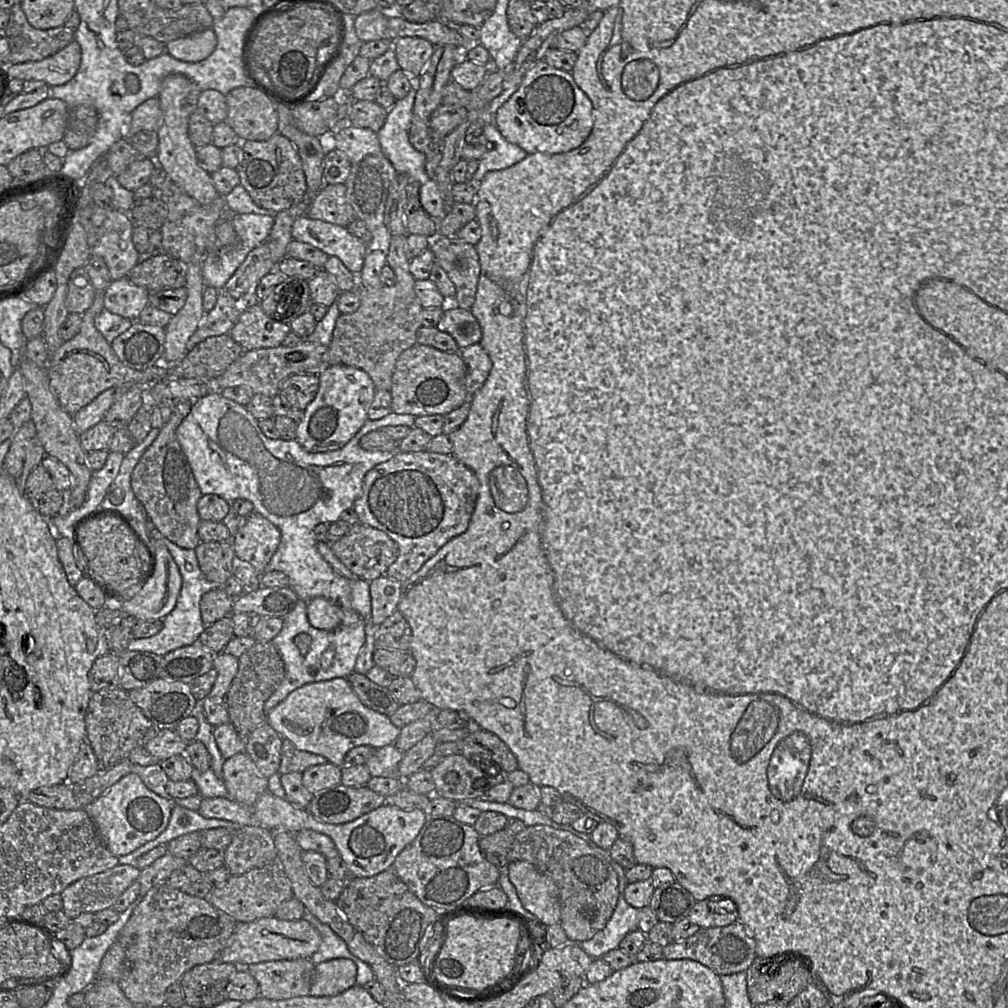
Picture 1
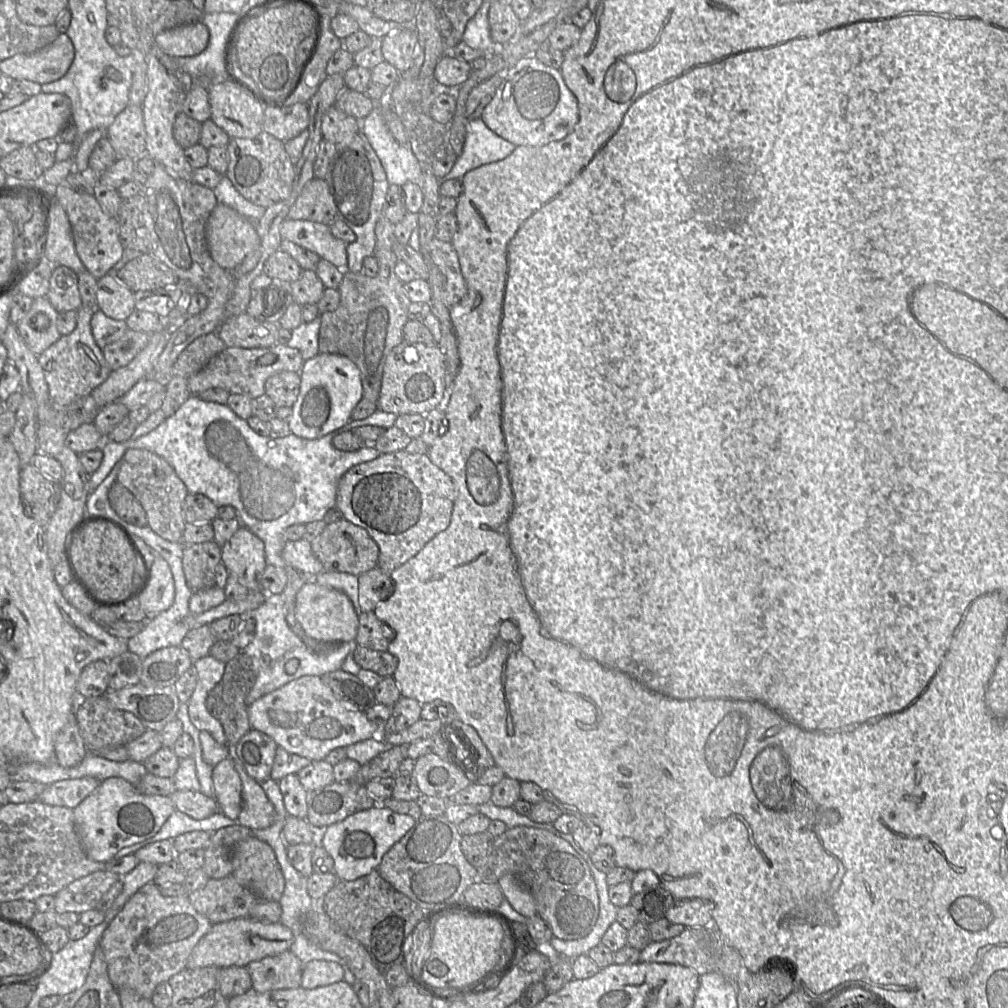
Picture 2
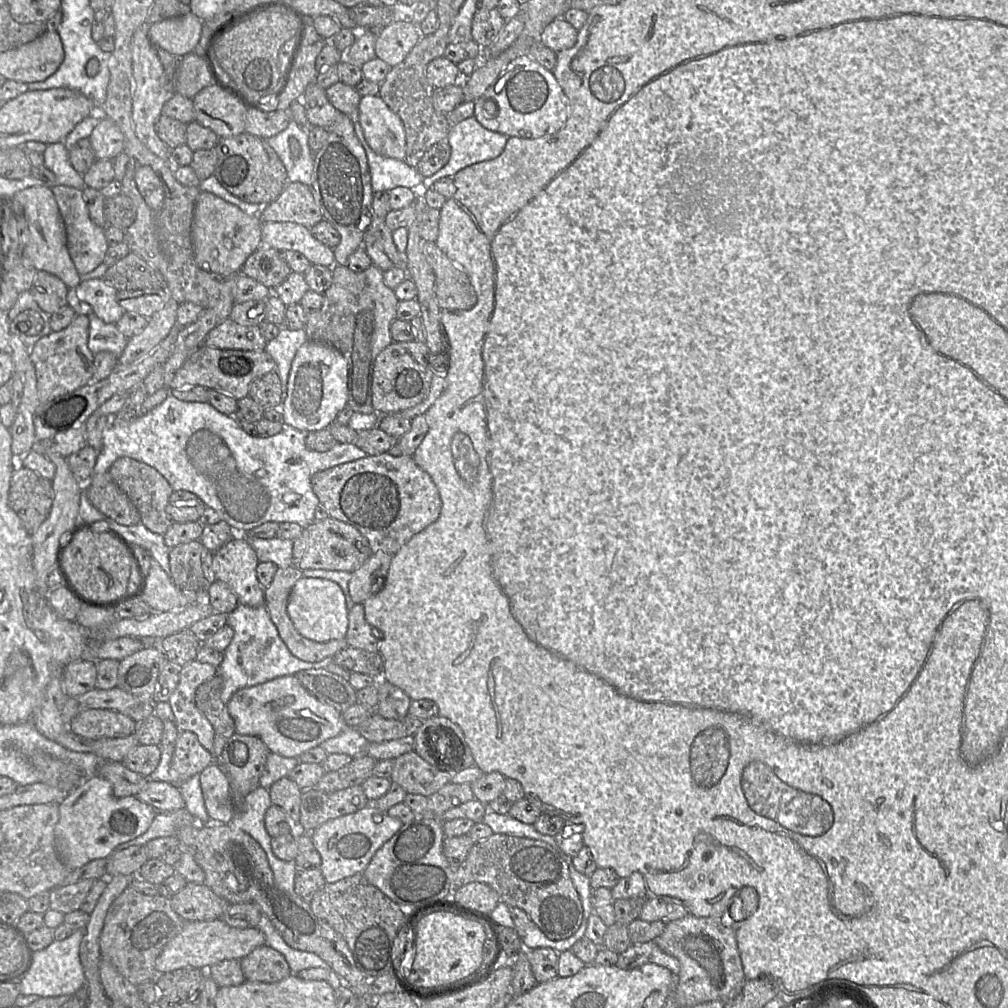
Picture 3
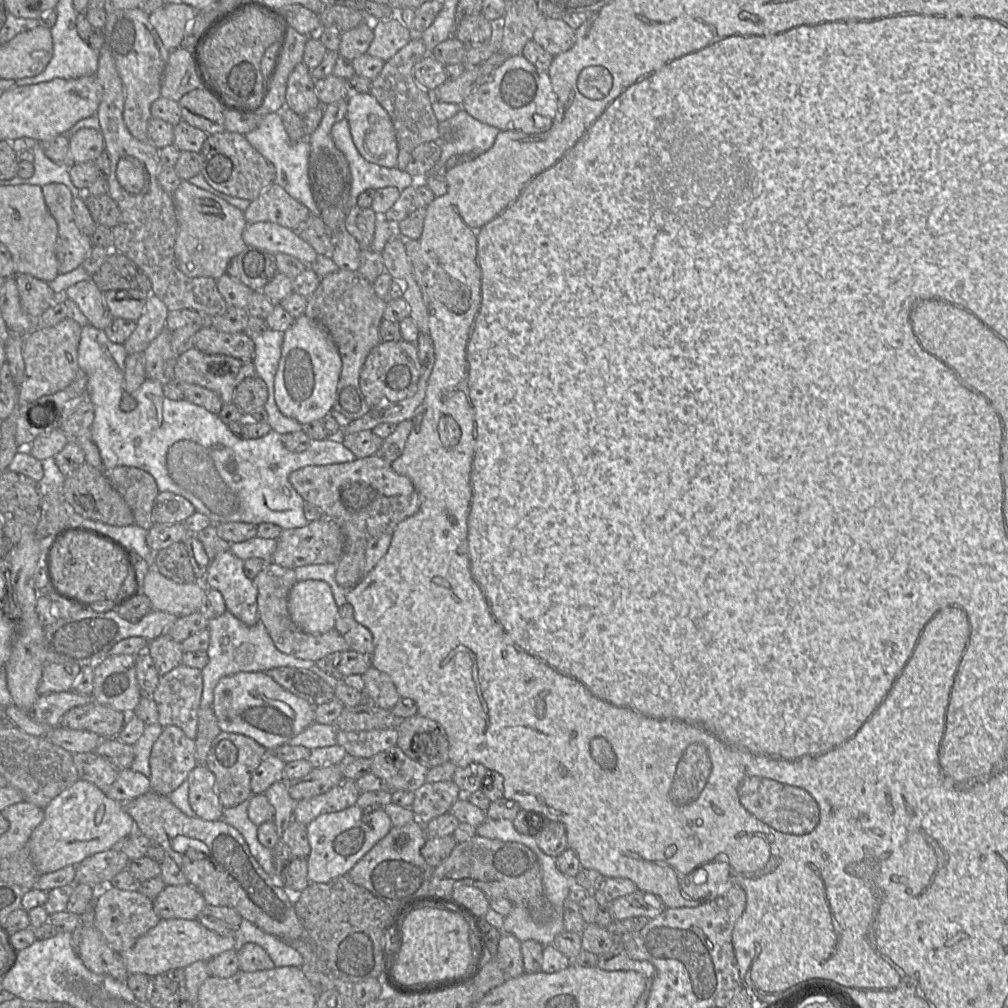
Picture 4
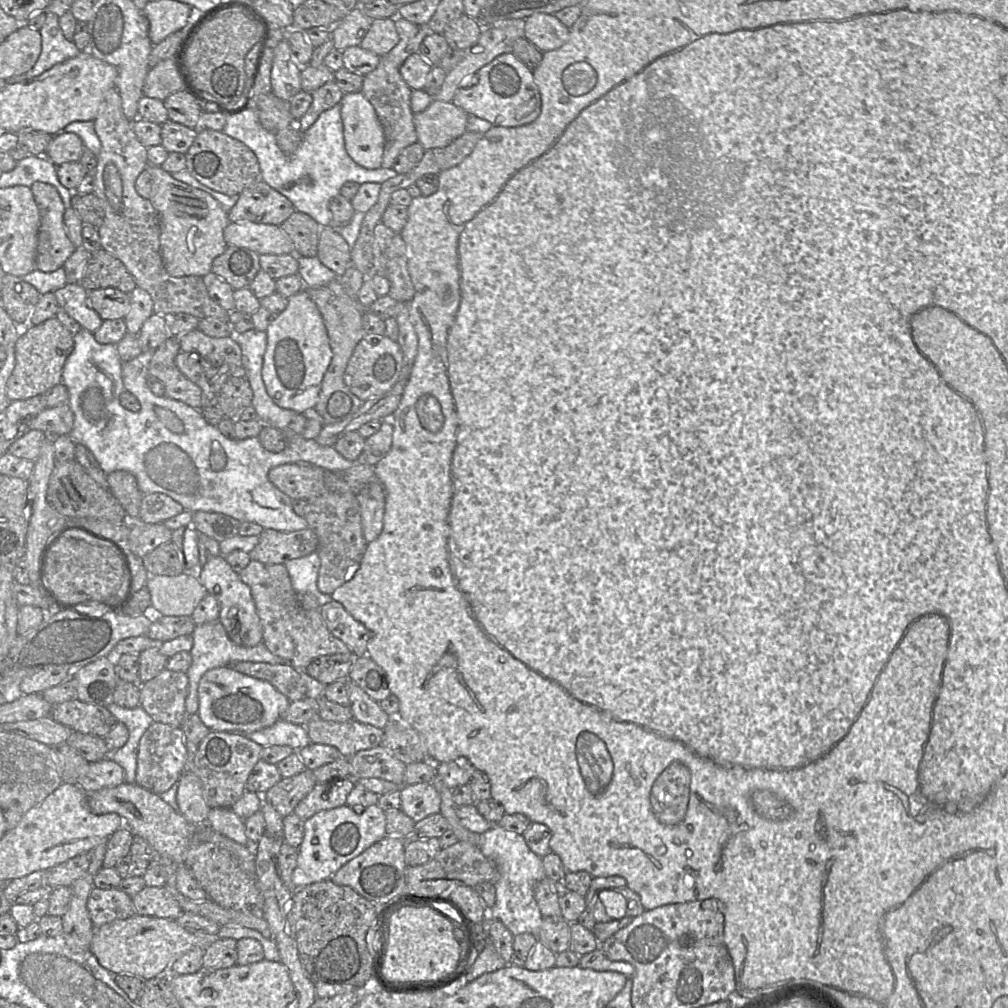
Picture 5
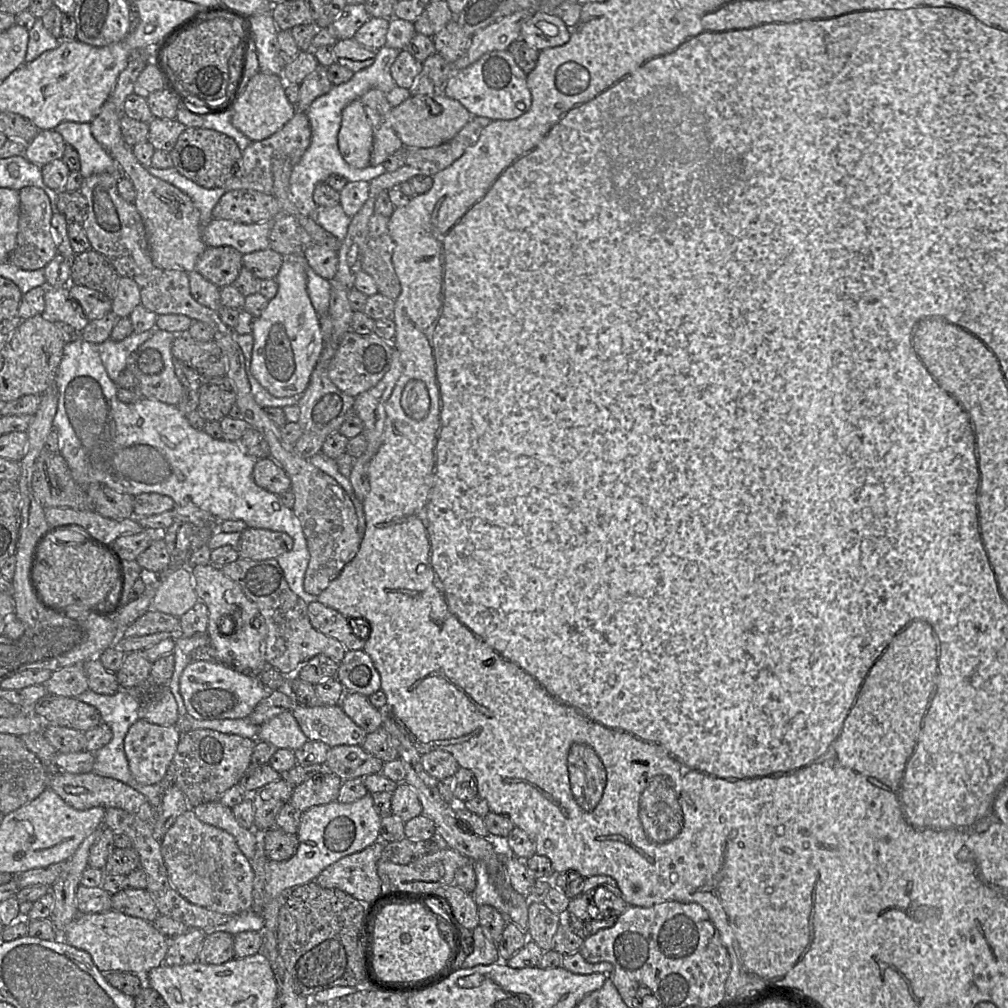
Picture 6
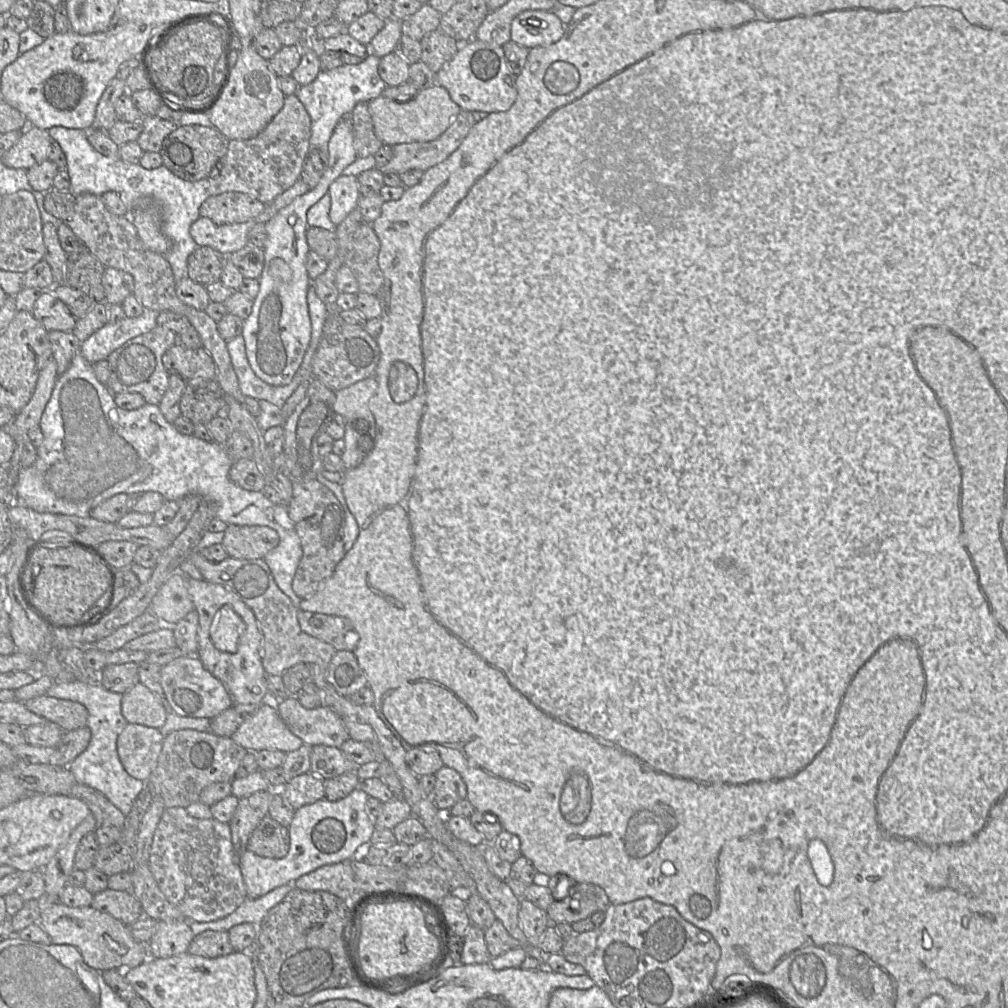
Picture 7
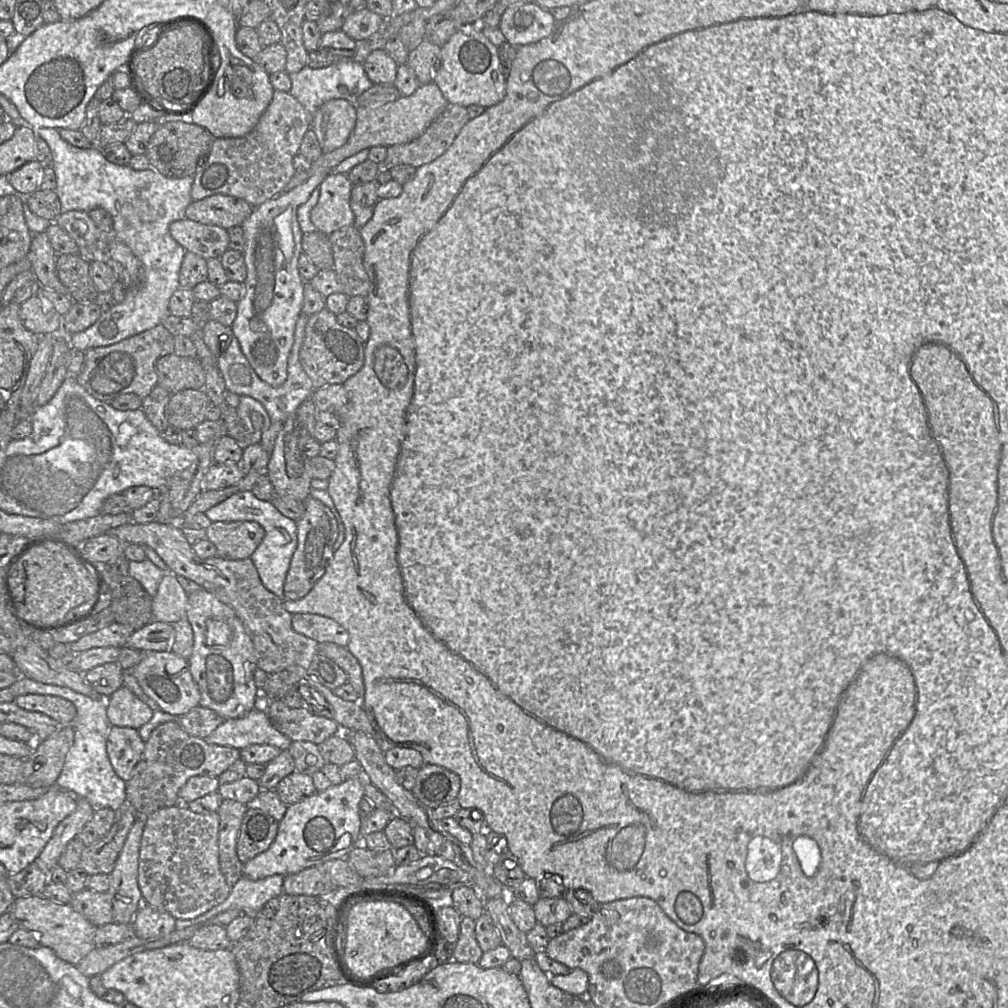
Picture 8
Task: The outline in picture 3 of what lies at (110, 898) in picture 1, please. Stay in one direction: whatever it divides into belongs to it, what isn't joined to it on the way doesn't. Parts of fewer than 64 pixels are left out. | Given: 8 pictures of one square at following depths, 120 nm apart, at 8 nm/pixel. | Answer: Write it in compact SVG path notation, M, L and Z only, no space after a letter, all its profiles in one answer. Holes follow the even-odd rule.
M84 879L49 892L50 909L63 914L78 910L97 879Z

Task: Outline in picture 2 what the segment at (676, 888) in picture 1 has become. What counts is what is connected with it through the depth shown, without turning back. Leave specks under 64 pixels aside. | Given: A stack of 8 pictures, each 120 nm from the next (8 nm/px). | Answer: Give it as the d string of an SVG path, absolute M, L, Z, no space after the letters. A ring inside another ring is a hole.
M660 885L654 889L648 889L633 894L629 905L637 913L639 922L650 924L661 918L675 903L676 899Z

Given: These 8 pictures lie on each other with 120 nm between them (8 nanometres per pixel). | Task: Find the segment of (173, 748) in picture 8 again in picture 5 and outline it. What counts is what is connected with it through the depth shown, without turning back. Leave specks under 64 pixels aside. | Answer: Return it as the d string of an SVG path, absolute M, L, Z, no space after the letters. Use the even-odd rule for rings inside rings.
M210 731L200 742L192 769L202 782L203 798L210 808L230 808L246 791L246 781L260 760L262 746L251 739L230 732Z

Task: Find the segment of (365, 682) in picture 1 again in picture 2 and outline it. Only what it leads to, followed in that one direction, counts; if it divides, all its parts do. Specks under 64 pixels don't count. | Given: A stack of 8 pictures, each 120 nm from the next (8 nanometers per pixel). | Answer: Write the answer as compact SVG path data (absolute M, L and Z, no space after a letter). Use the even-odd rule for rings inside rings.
M337 670L321 678L334 697L349 710L365 712L376 704L373 690L356 675Z

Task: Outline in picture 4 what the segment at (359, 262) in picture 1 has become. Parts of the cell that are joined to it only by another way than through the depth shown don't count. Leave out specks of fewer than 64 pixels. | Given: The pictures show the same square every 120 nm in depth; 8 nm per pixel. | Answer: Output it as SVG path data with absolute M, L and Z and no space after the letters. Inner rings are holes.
M271 222L250 223L242 234L249 247L257 247L270 253L283 253L299 259L305 265L313 263L318 254L294 230Z

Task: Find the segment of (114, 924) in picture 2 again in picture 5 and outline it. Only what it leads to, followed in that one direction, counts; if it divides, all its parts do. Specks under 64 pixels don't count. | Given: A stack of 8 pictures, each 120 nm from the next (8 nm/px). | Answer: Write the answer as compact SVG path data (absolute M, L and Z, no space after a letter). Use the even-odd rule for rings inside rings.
M94 887L87 900L87 909L95 928L136 915L132 897L119 889Z

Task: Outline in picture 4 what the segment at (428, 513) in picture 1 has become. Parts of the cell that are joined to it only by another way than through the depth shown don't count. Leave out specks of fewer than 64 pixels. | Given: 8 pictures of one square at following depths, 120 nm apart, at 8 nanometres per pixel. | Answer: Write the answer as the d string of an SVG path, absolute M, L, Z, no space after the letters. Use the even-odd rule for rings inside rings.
M377 455L352 462L305 466L293 471L289 482L306 502L319 507L324 517L354 522L367 536L393 534L401 521L420 508L418 493L410 479L397 474L390 463Z

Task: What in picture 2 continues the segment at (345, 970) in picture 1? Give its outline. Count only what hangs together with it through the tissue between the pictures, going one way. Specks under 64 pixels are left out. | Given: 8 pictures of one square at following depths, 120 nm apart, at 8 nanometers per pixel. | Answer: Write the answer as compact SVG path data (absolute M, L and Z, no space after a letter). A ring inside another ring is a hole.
M313 960L304 964L301 987L315 989L343 981L344 967L333 961Z

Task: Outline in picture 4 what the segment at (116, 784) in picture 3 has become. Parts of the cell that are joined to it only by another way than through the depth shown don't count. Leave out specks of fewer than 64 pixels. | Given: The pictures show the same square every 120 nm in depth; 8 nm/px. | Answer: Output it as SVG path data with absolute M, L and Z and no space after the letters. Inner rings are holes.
M94 752L72 755L80 780L89 781L102 790L116 780L119 770L102 756Z

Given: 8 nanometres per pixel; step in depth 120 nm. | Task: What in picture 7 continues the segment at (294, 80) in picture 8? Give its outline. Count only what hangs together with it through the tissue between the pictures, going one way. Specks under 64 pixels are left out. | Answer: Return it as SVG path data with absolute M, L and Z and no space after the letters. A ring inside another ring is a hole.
M368 55L359 64L343 64L330 71L320 71L313 82L298 88L295 95L311 119L310 149L328 153L328 143L339 121L349 116L357 103L368 103L382 95L387 84L378 74L379 63L379 57Z

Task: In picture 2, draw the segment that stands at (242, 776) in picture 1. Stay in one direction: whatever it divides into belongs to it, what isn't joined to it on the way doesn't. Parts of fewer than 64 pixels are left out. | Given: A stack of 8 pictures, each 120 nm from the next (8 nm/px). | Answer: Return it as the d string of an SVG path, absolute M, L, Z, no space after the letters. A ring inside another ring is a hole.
M227 757L213 766L212 781L219 812L237 819L242 809L242 784L232 758Z

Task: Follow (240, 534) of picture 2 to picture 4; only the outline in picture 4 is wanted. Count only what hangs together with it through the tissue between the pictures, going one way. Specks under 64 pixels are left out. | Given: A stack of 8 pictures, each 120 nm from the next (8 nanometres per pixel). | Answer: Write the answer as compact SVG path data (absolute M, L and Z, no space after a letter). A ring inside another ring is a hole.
M230 550L219 552L208 566L205 585L222 594L227 611L245 625L253 626L259 621L258 590L244 574L243 564L244 560Z

